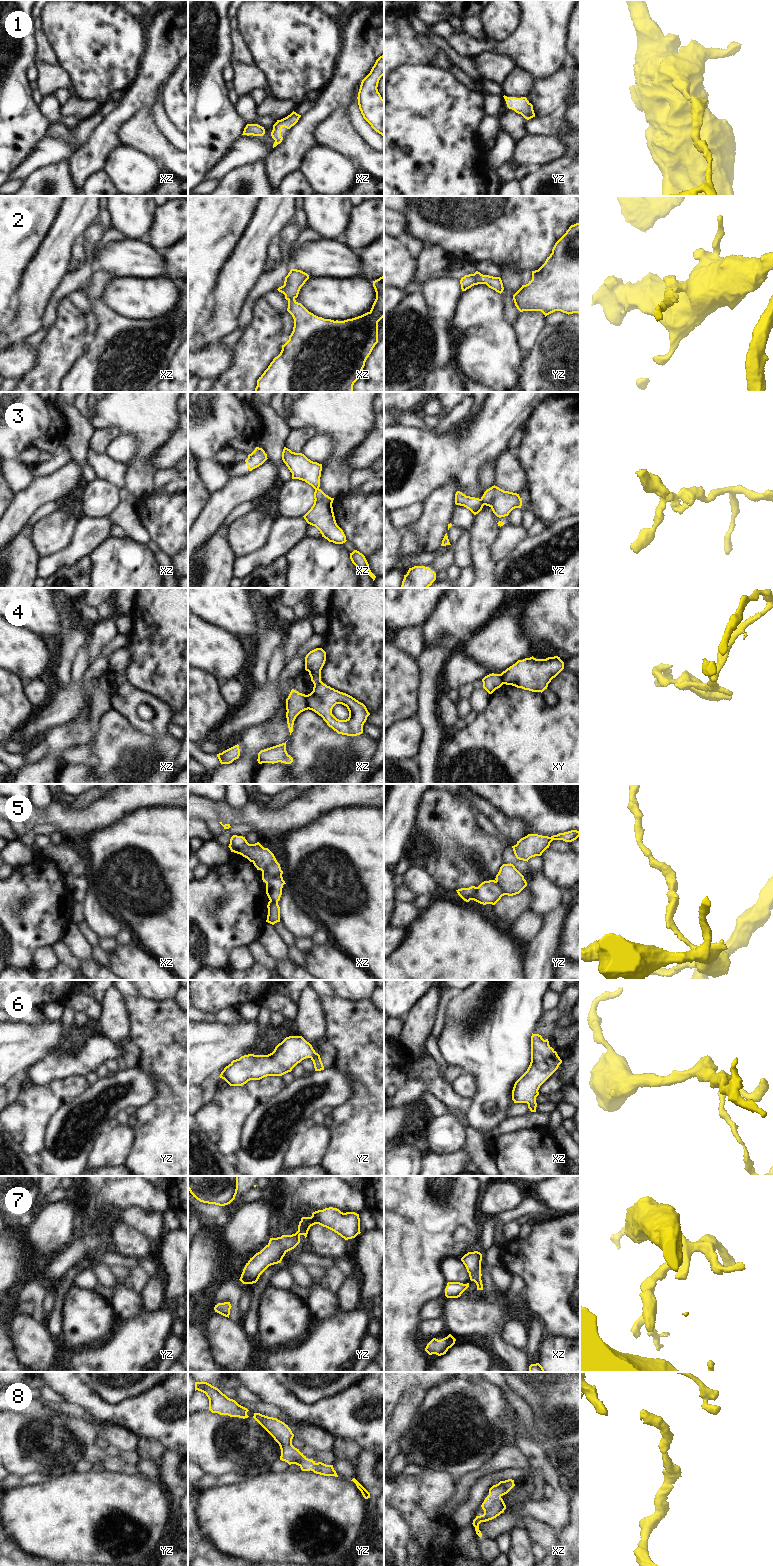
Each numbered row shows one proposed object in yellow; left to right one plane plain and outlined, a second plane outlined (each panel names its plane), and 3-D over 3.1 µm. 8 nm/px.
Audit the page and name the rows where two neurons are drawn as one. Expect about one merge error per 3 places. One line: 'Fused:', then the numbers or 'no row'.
Fused: 3, 4, 5

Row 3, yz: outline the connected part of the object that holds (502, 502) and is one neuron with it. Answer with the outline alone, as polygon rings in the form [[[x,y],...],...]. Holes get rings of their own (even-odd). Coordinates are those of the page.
[[[495,485],[484,492],[481,500],[499,518],[508,516],[513,509],[522,506],[519,494],[504,491]]]

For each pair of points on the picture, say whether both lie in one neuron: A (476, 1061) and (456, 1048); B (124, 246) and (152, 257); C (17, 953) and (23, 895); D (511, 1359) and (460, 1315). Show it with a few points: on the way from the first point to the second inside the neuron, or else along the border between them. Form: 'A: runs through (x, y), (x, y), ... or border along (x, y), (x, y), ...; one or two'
A: runs through (471, 1056), (461, 1048); one
B: runs through (131, 253), (135, 257), (145, 257); one
C: runs through (17, 939), (17, 917), (23, 909); one
D: runs through (499, 1345), (497, 1339), (474, 1317); one

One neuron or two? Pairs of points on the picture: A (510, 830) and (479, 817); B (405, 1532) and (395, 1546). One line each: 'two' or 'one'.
A: two
B: one

